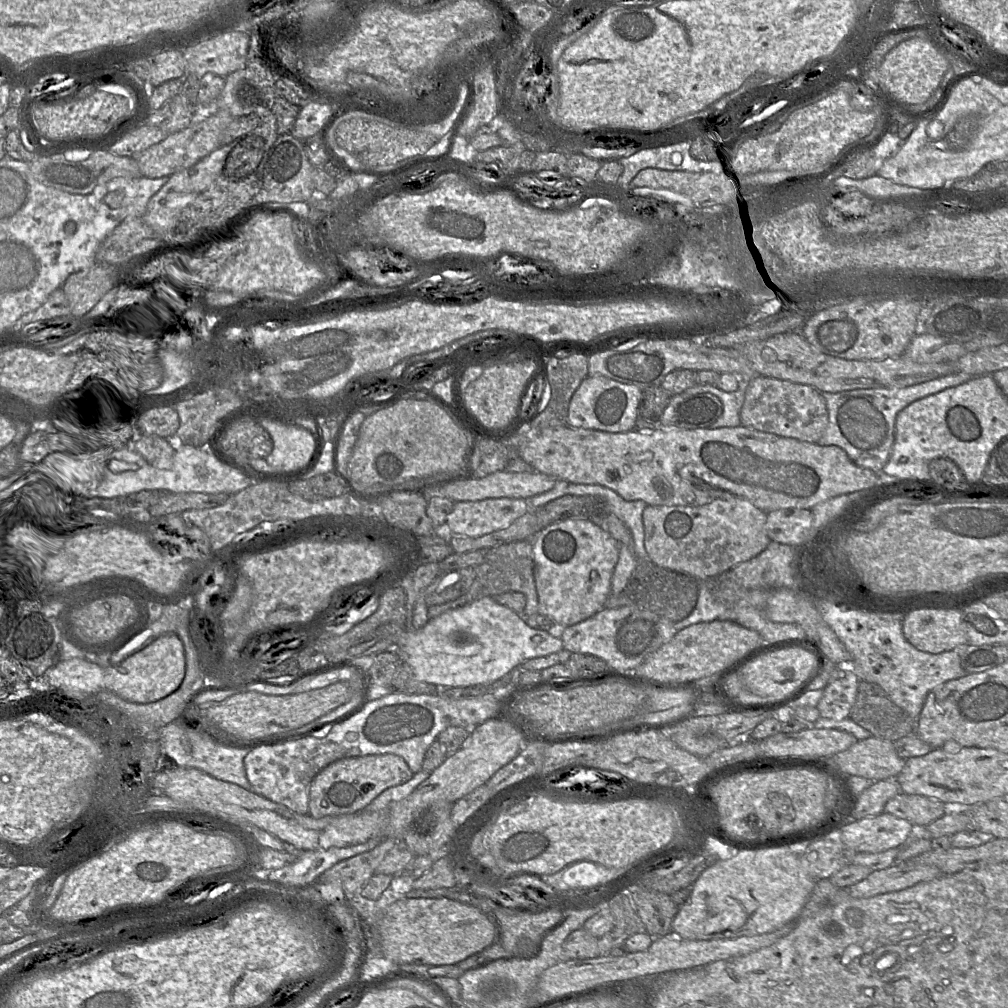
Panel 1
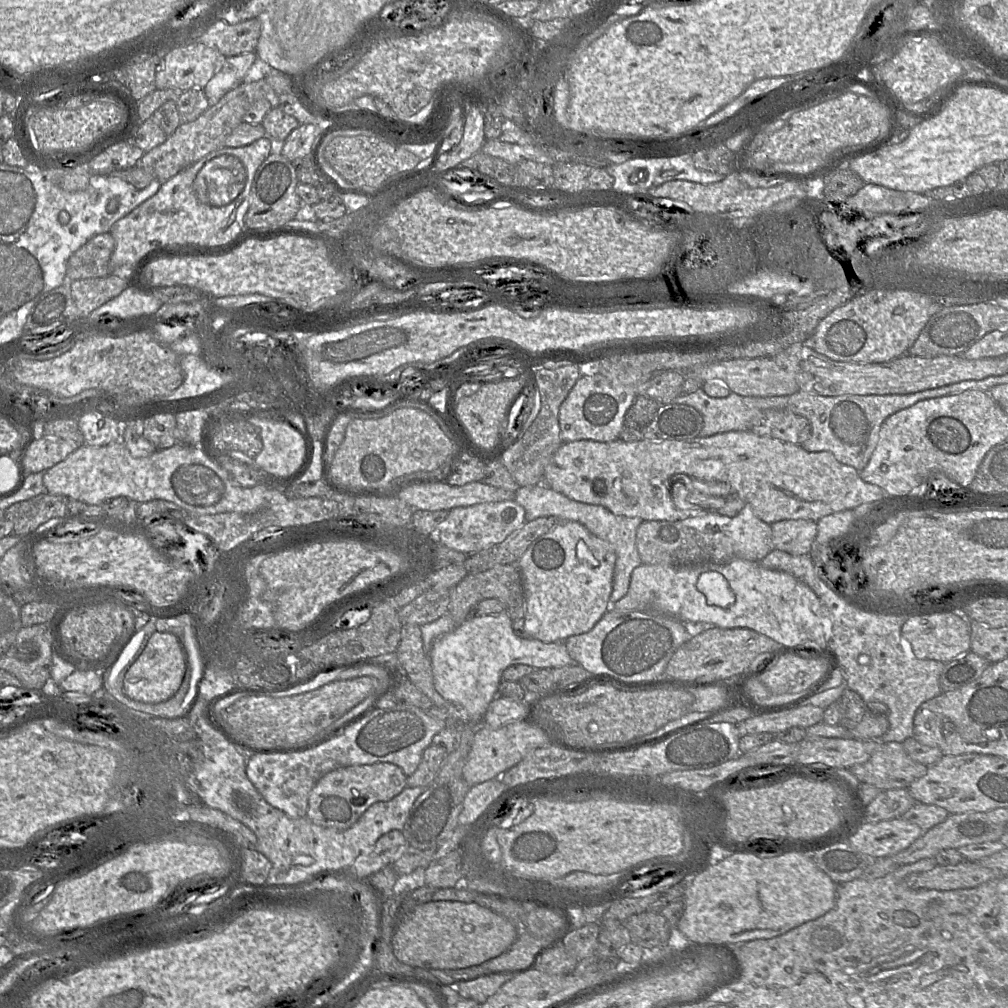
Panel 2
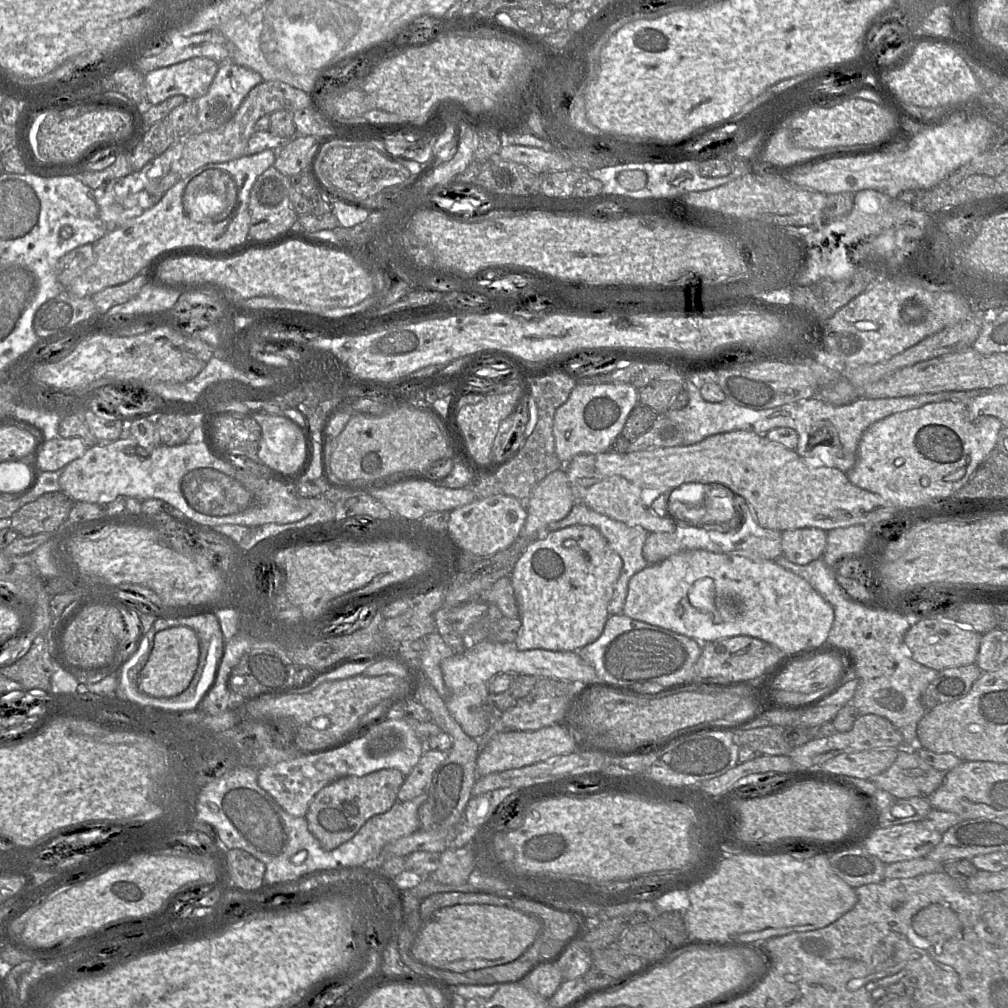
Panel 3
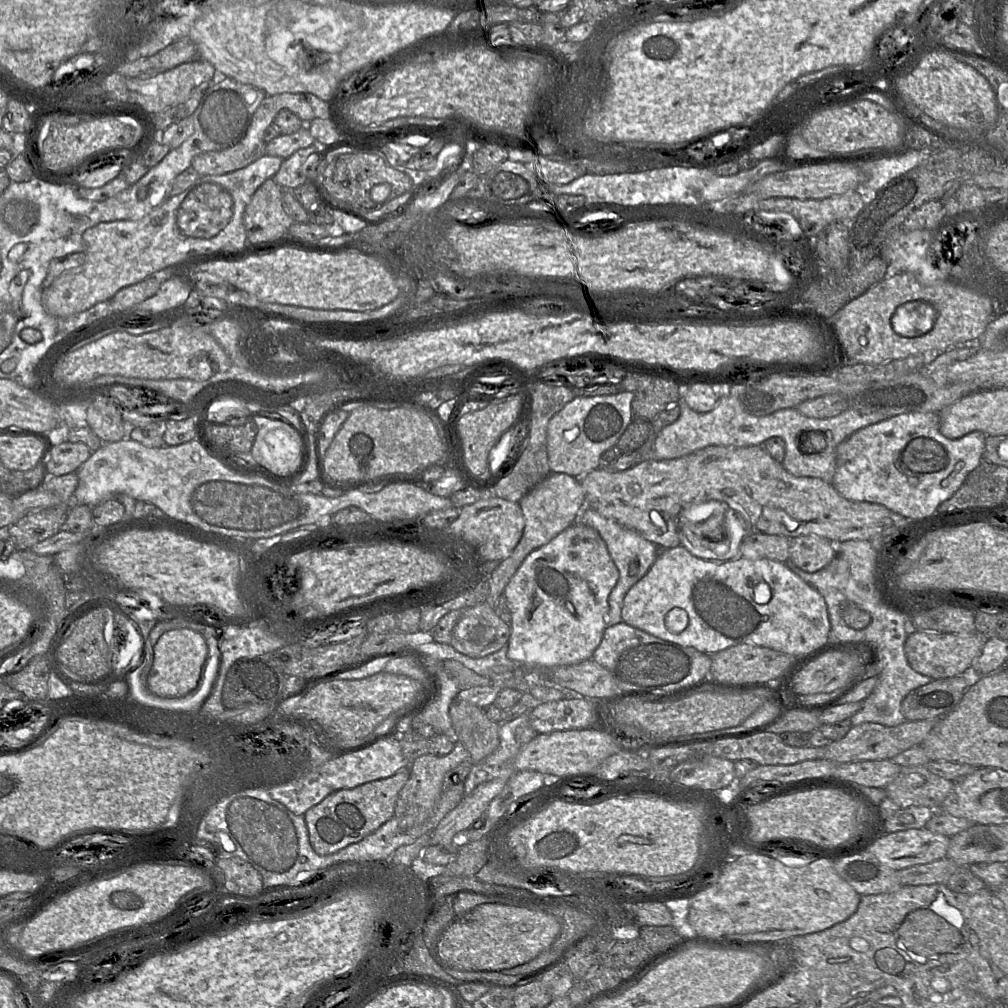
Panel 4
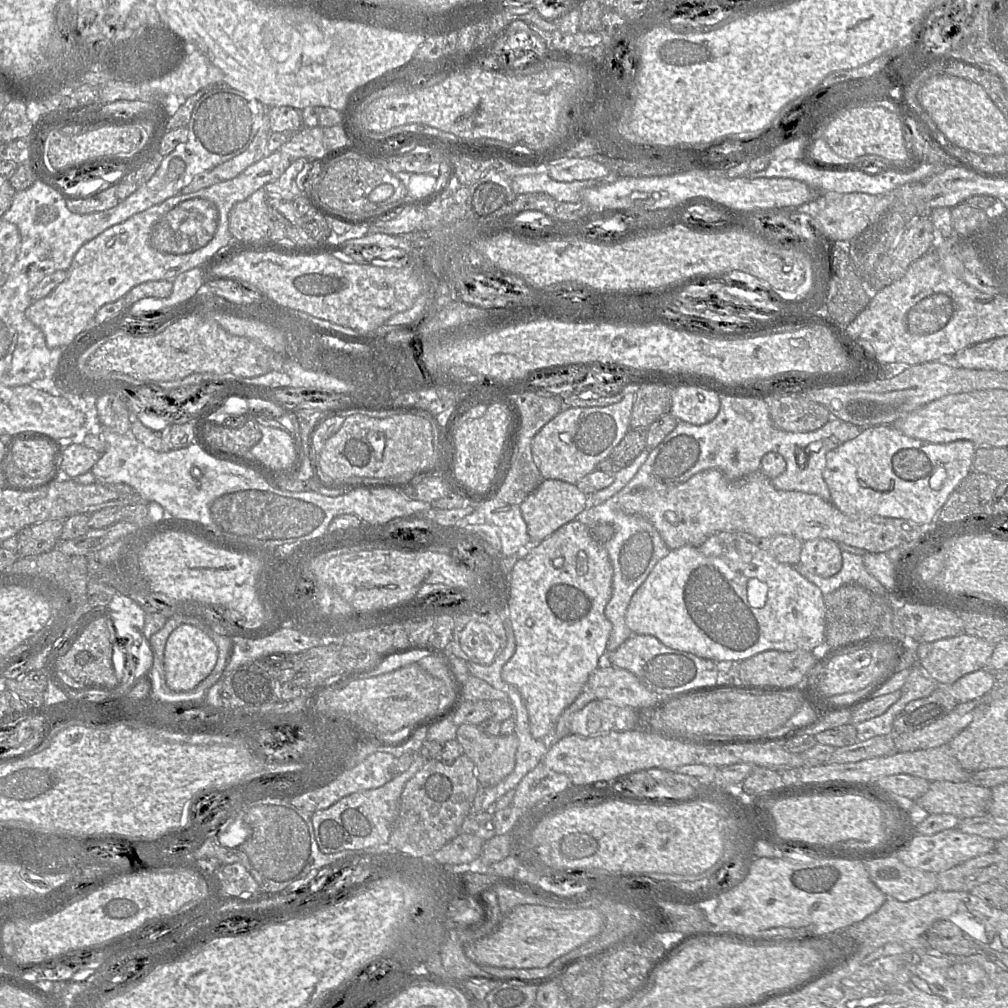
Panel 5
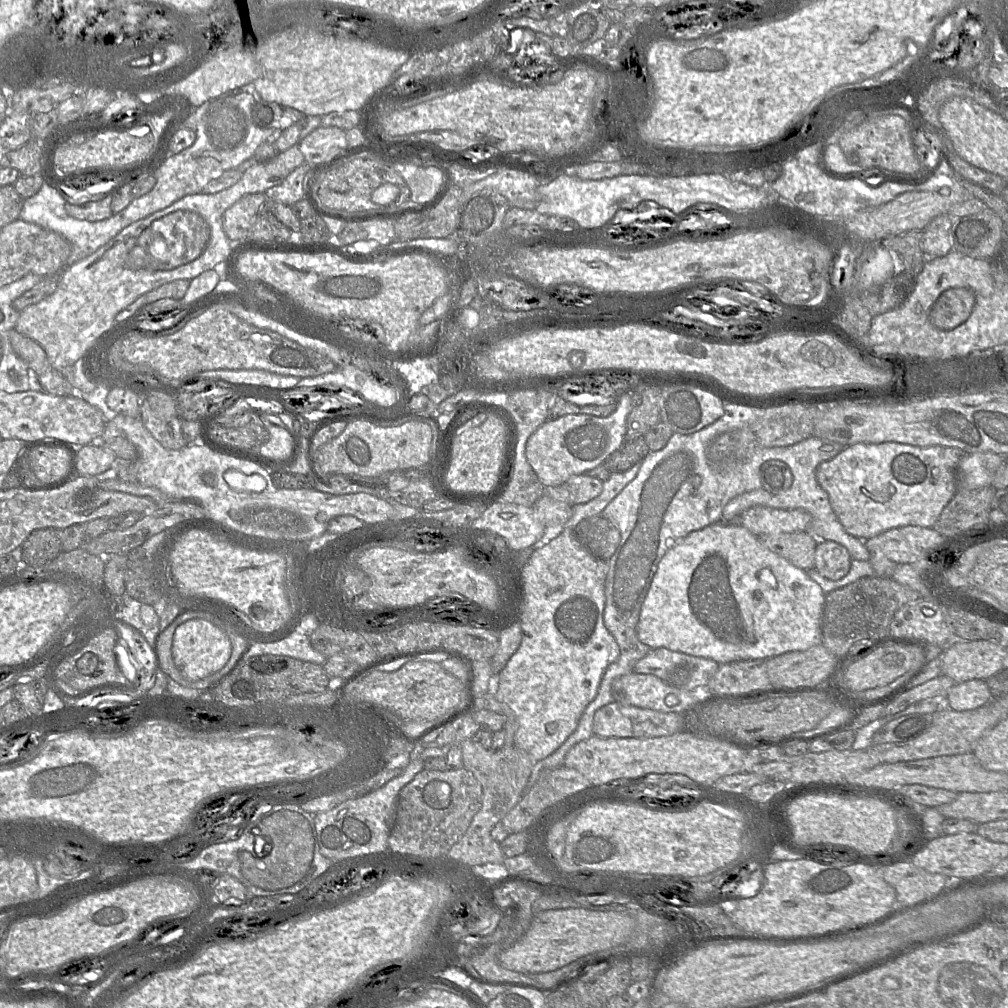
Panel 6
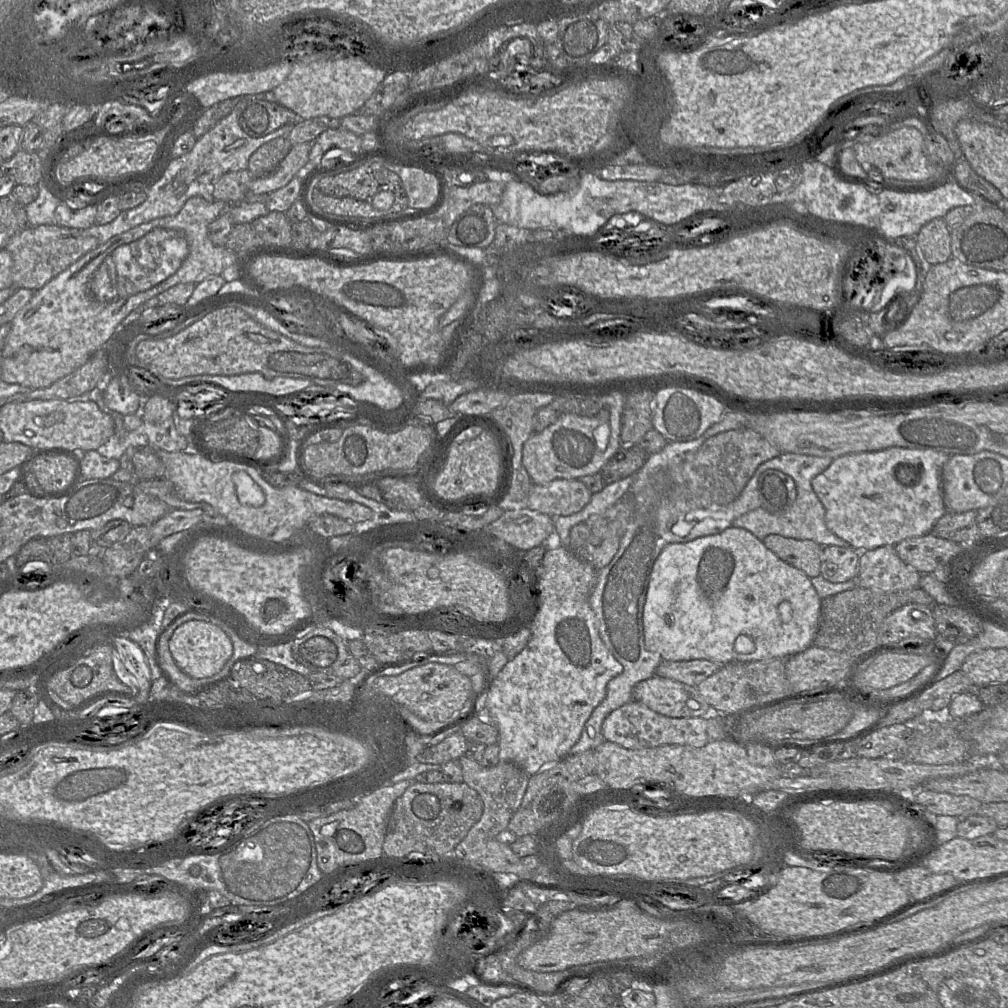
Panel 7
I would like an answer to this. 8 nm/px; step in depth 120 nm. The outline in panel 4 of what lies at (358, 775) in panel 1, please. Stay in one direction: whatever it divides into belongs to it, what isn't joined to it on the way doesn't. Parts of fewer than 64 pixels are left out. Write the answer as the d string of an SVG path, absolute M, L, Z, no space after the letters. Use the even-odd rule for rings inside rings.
M403 768L391 777L368 782L352 789L340 789L325 797L303 815L313 850L320 856L326 856L361 841L376 831L394 816L398 794L410 777L410 769Z

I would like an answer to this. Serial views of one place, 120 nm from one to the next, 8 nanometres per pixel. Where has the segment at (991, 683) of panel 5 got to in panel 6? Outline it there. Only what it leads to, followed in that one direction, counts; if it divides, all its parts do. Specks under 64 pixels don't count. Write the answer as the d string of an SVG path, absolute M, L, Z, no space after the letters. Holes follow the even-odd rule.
M972 679L956 683L948 693L949 708L954 711L973 710L992 700L992 693L986 680Z

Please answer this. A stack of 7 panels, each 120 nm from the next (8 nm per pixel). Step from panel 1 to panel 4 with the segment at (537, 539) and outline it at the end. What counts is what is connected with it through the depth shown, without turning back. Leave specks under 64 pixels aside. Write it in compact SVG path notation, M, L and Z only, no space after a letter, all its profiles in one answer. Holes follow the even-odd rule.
M575 522L527 555L504 589L511 611L507 656L528 668L553 668L591 659L607 628L609 595L619 579L605 541L594 528Z

